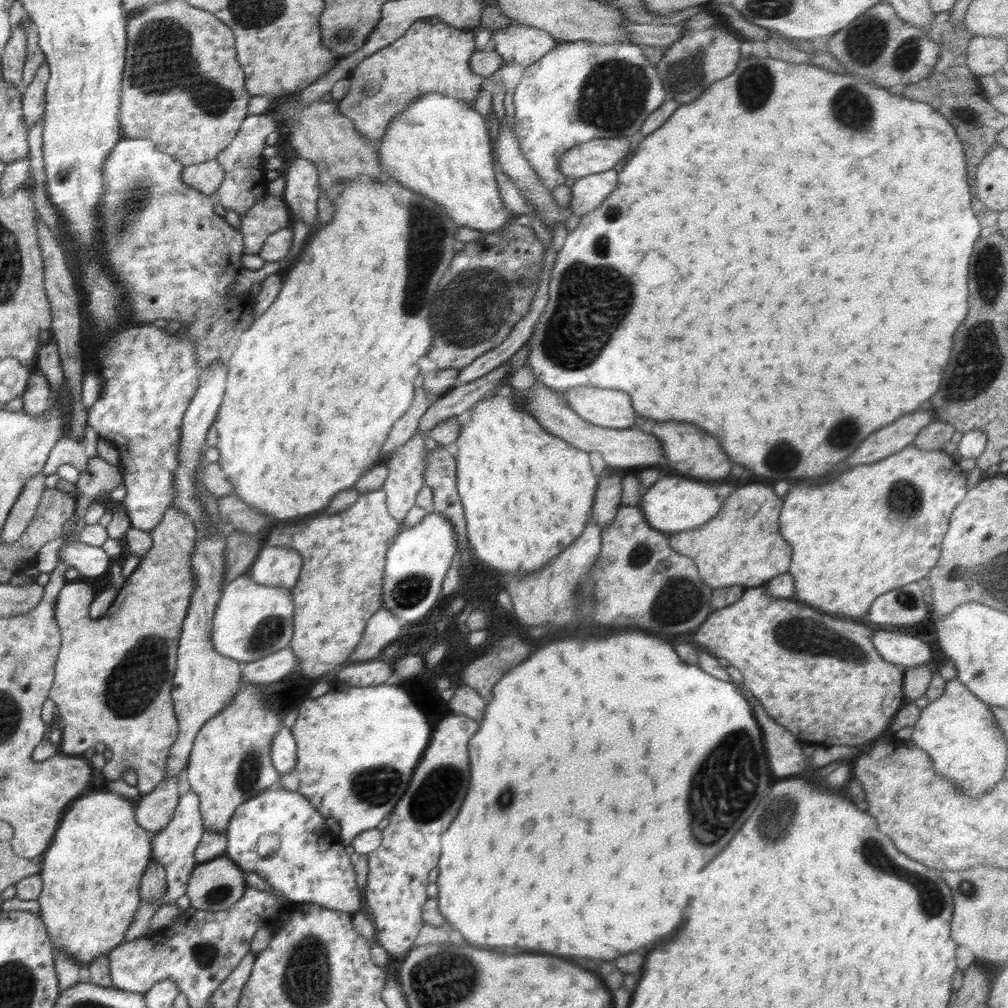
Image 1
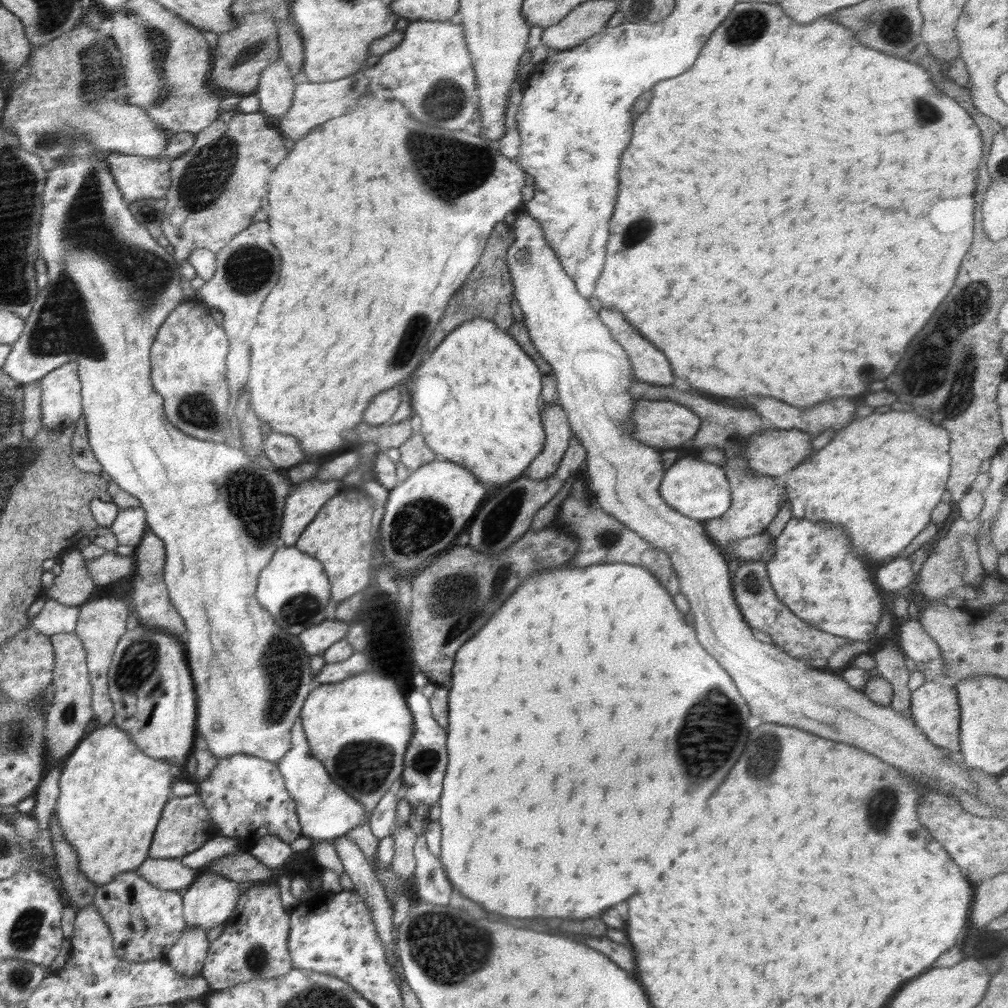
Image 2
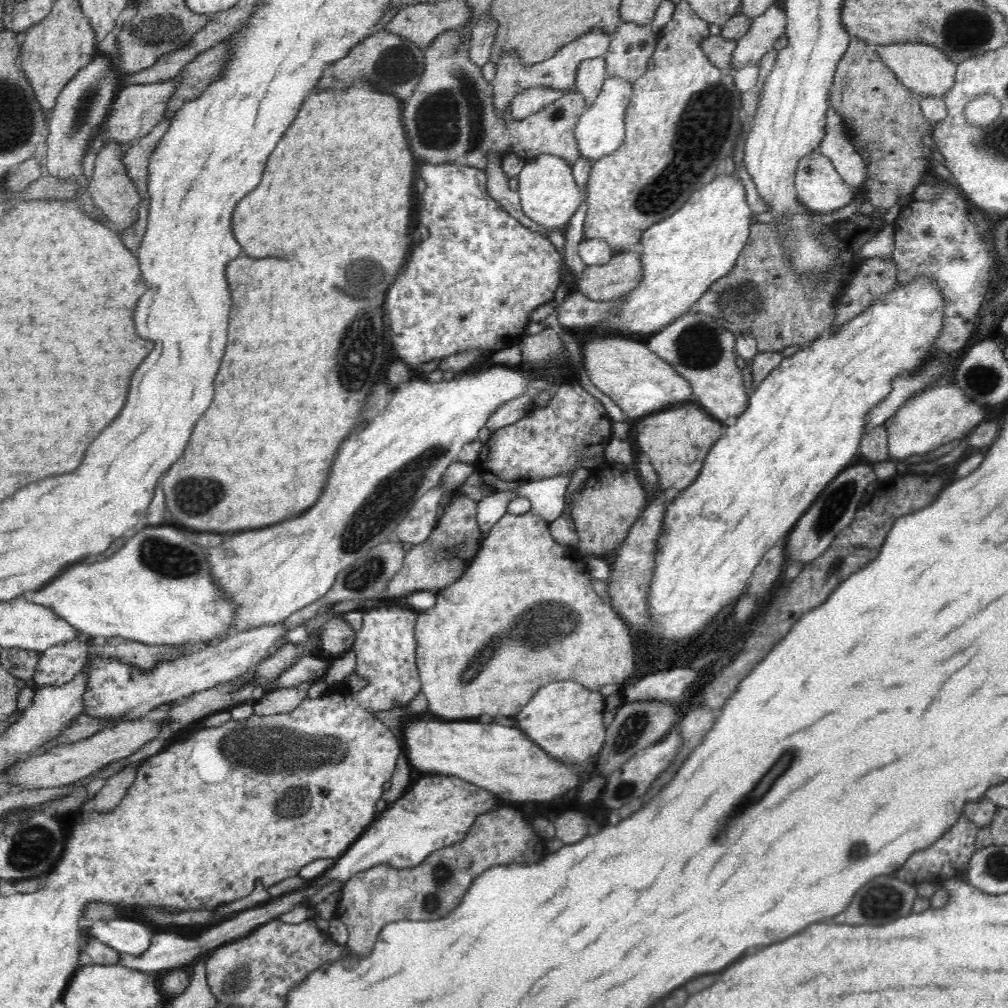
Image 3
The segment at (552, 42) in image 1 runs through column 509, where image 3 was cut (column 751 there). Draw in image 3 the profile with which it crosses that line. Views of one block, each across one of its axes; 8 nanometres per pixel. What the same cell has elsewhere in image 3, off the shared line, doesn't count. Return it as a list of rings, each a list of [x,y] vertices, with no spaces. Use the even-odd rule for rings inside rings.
[[[774,4],[761,16],[754,17],[752,27],[737,41],[732,52],[732,72],[748,65],[758,65],[762,56],[773,49],[774,42],[785,35],[787,14],[780,4]]]

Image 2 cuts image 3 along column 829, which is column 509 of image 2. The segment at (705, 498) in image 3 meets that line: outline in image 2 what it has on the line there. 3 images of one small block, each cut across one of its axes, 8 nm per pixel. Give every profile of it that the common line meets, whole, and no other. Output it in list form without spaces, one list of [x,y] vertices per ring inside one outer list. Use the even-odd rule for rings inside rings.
[[[478,317],[460,324],[444,336],[436,350],[426,355],[413,372],[412,379],[411,407],[421,418],[419,433],[434,451],[436,460],[453,461],[468,468],[484,487],[498,486],[502,489],[522,477],[532,460],[542,452],[546,431],[540,415],[540,369],[509,331],[501,329],[492,320]]]

